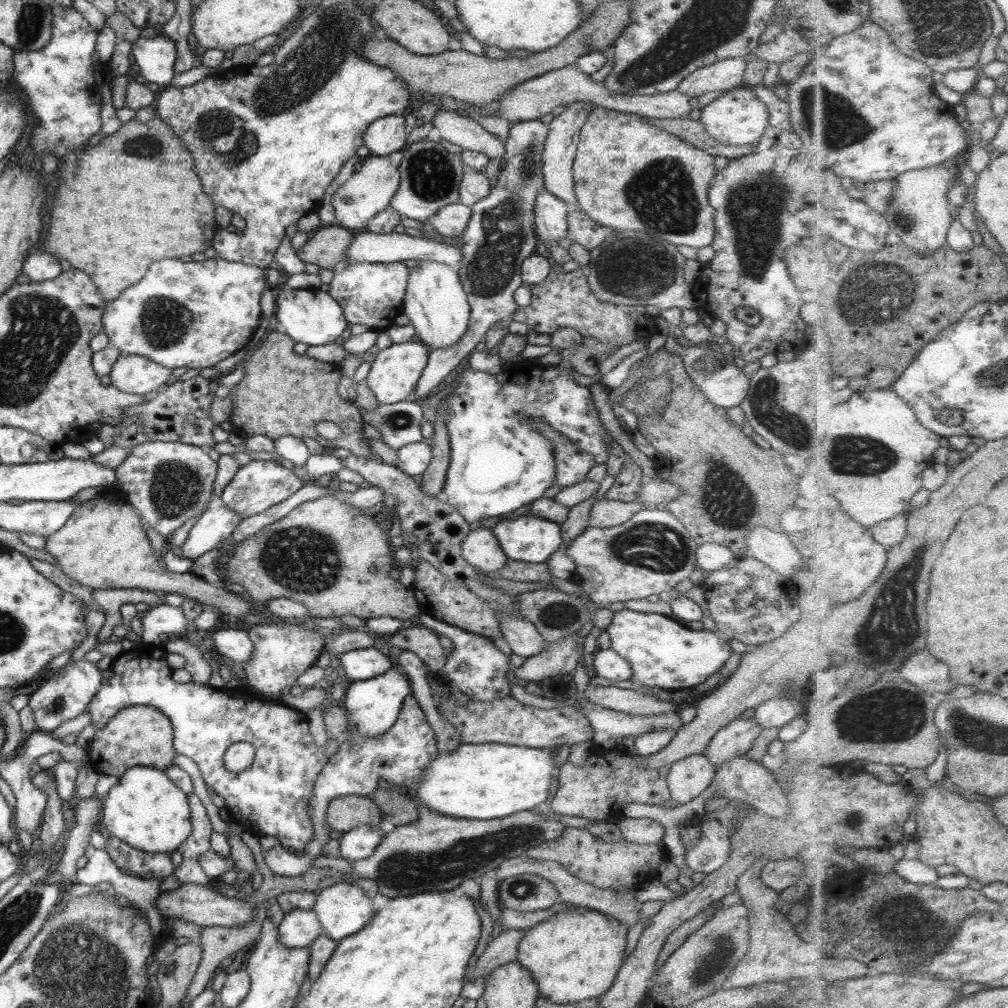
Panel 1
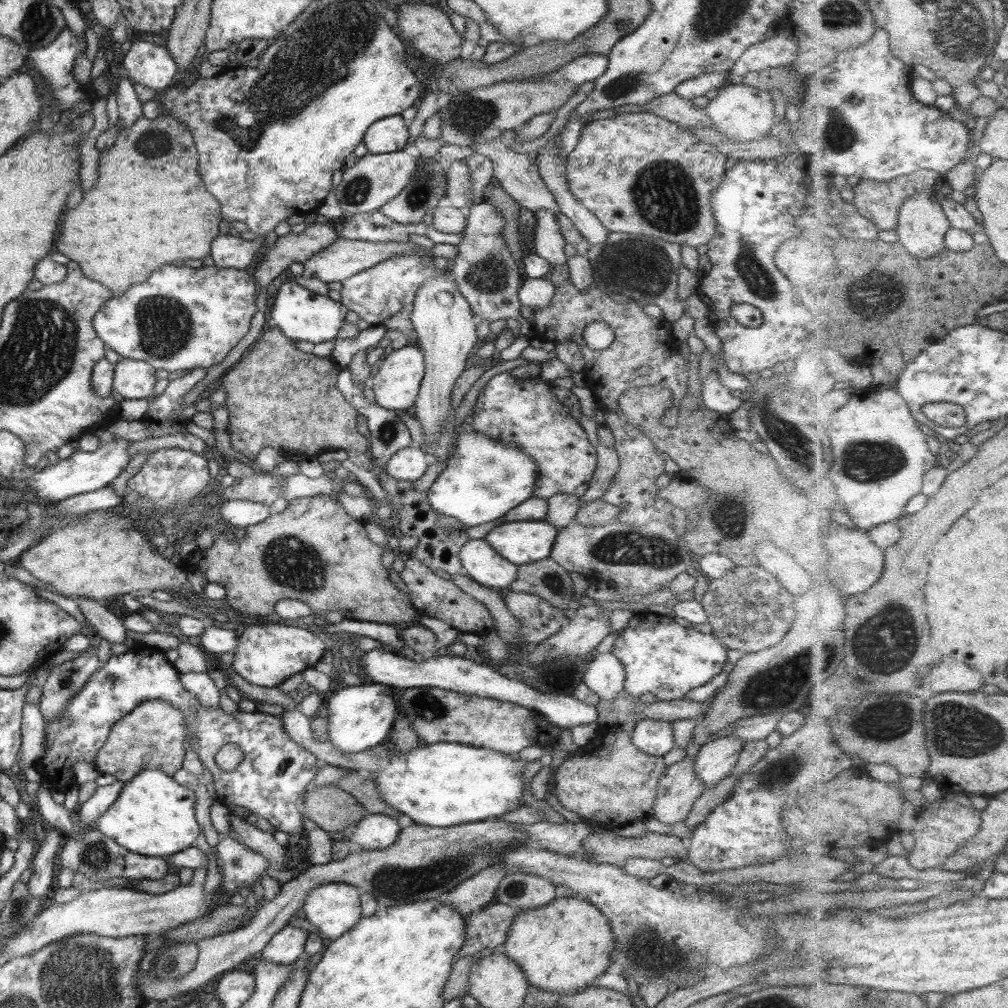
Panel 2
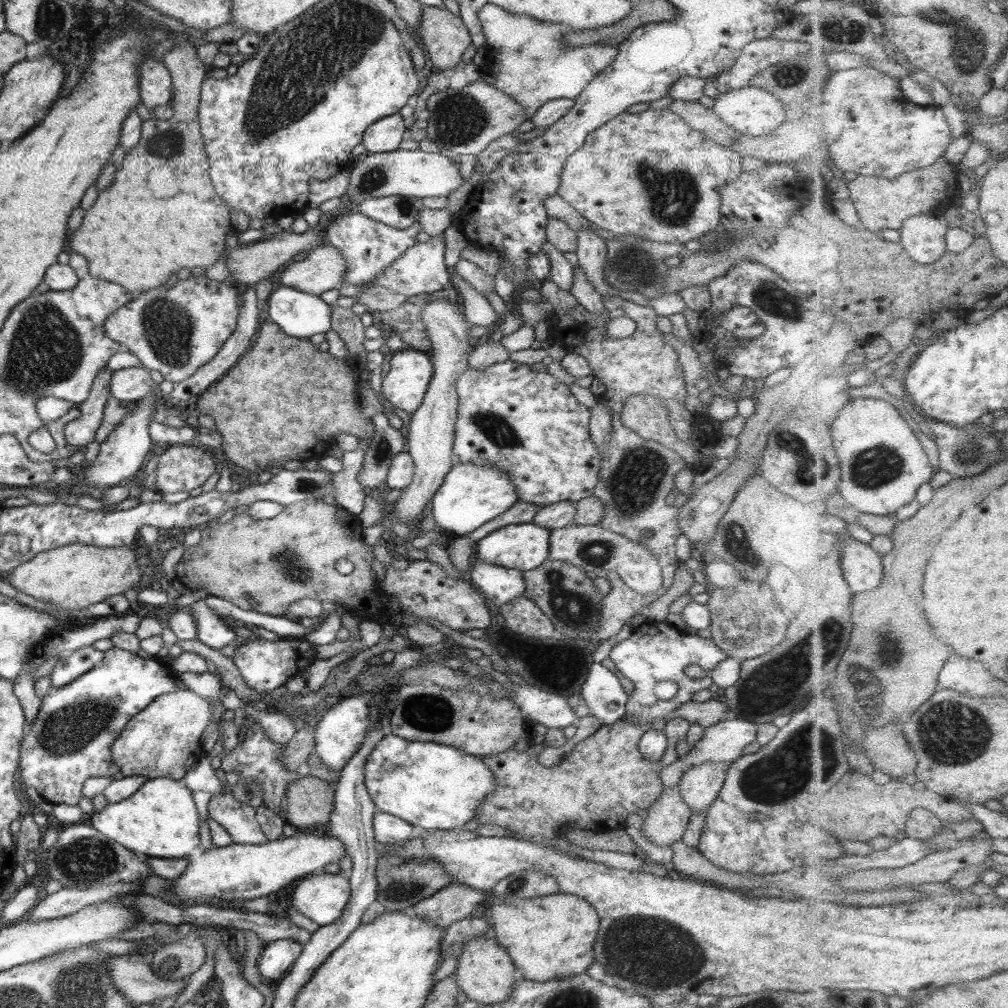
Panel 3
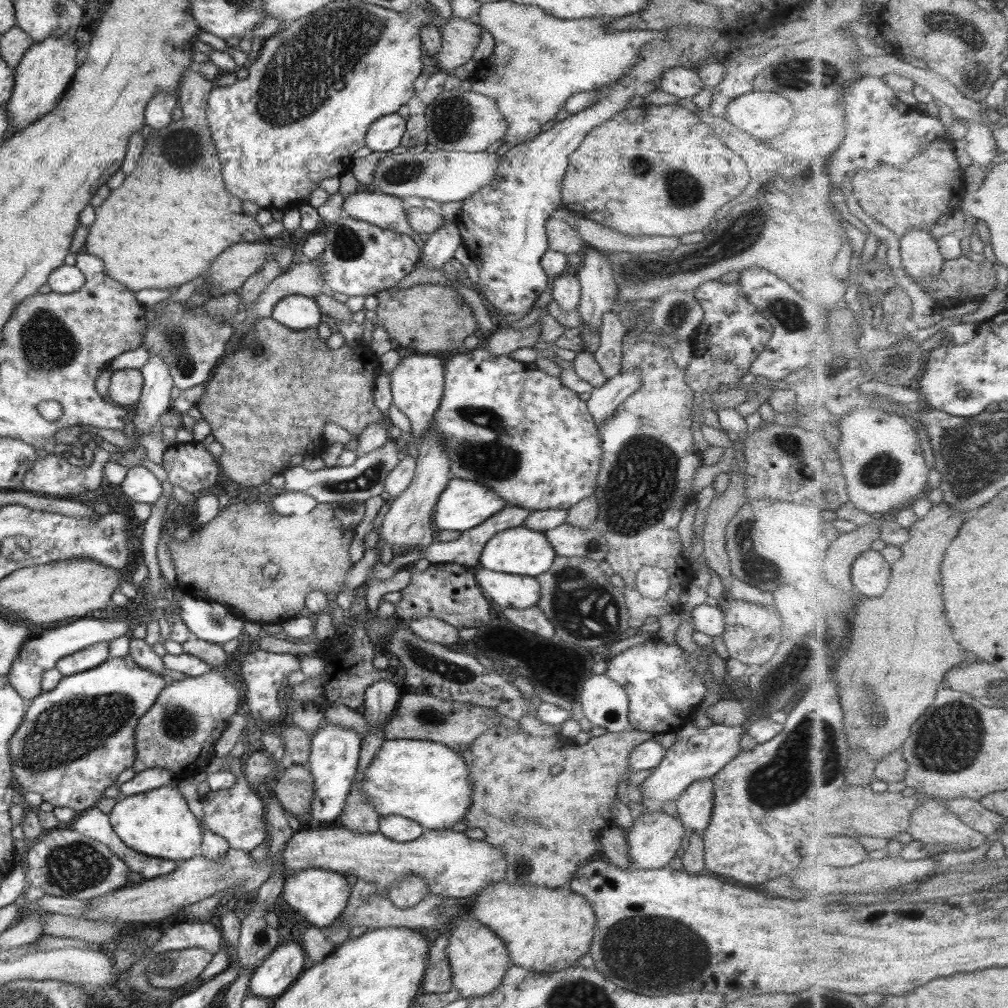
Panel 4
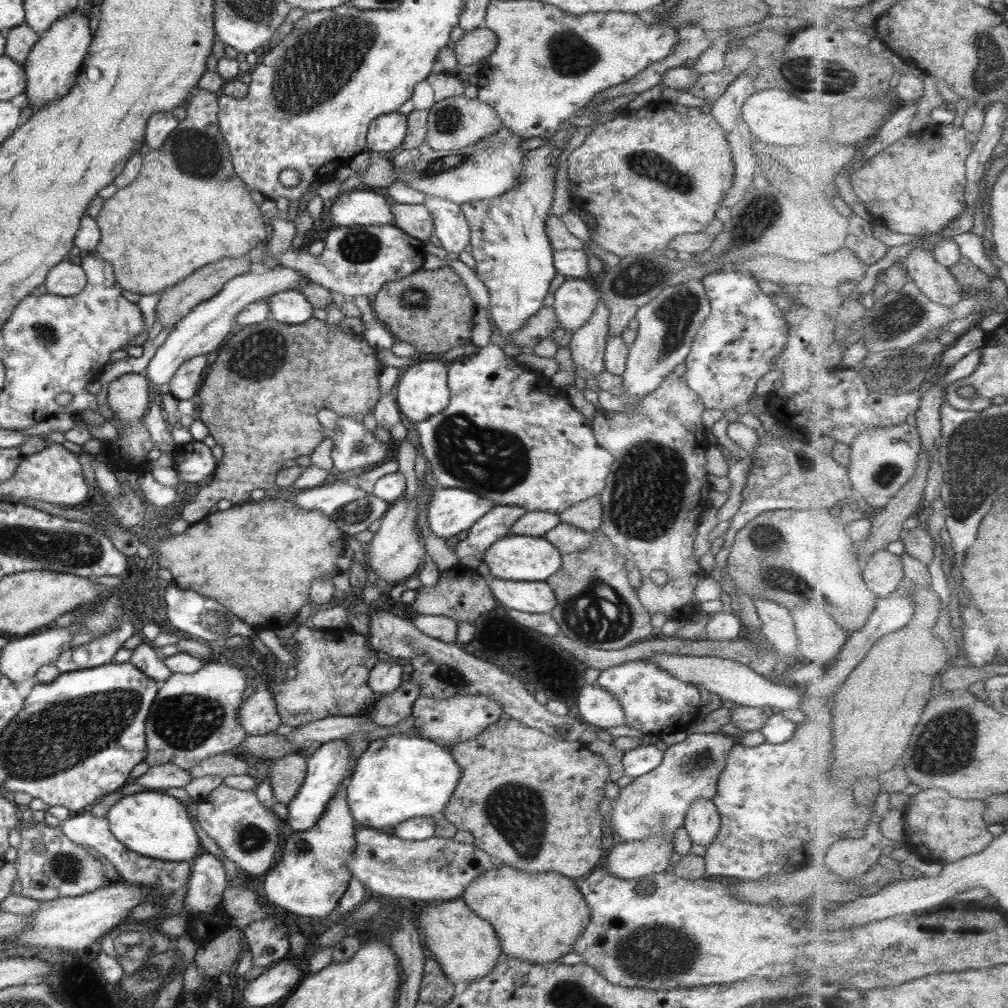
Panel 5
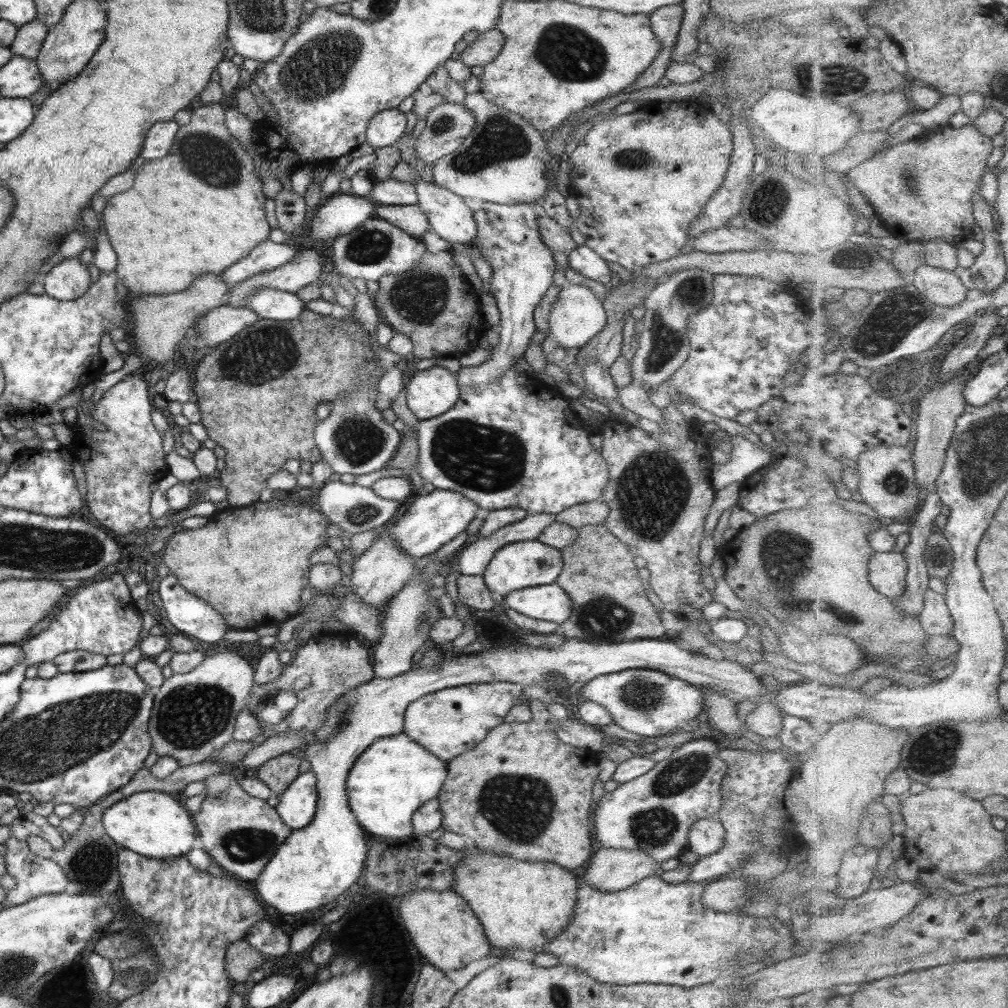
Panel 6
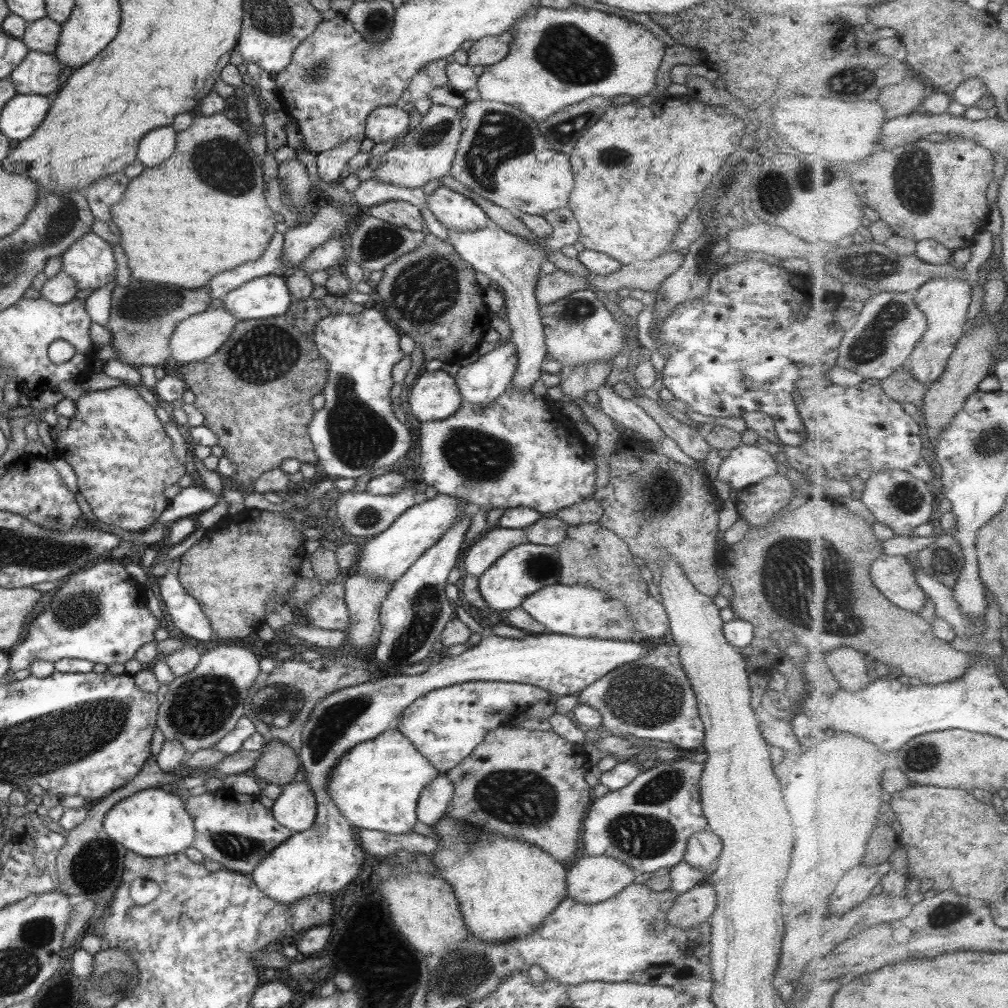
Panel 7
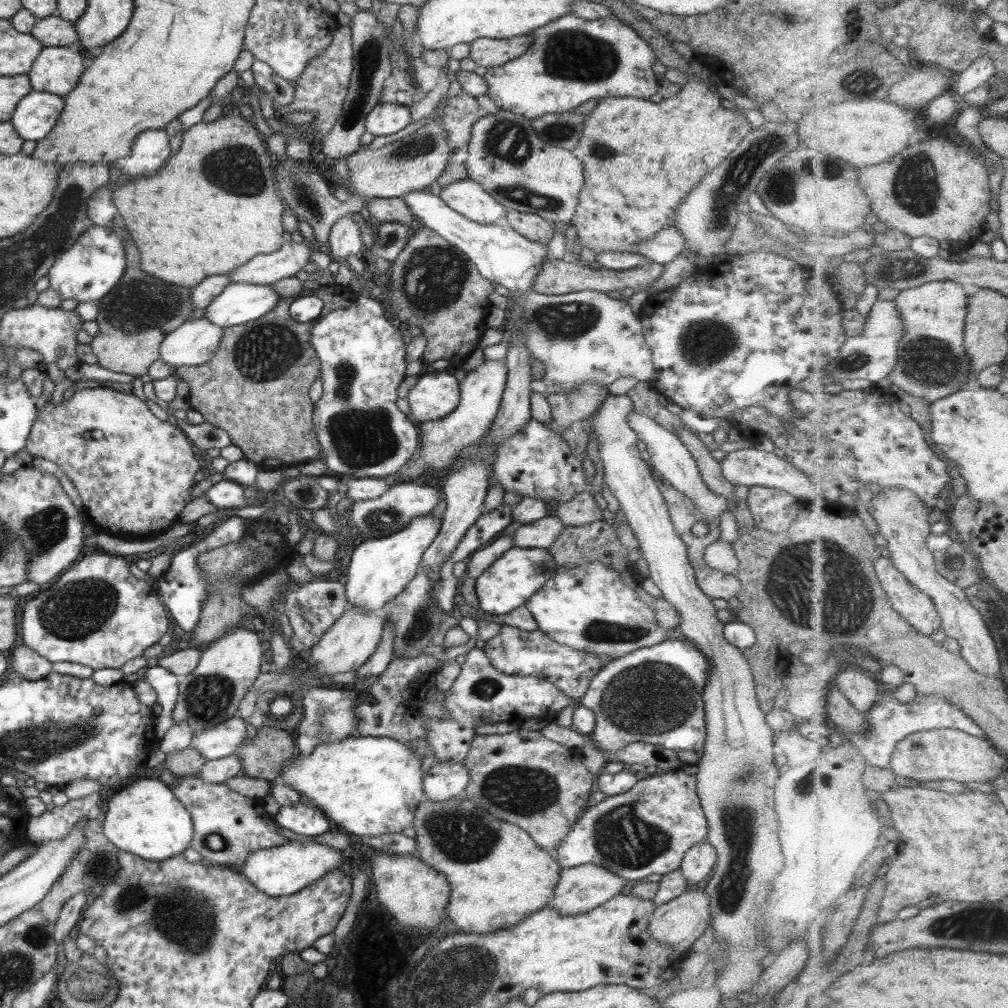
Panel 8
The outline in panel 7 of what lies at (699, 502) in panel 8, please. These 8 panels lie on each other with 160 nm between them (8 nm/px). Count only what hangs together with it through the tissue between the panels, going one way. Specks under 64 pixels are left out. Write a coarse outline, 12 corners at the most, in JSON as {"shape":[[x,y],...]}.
{"shape":[[604,382],[595,390],[598,409],[625,429],[659,444],[663,434],[633,399]]}

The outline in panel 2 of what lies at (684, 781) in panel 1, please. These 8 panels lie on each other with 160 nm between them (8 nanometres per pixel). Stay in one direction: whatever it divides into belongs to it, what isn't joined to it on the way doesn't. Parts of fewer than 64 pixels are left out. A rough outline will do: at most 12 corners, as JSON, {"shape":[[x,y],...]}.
{"shape":[[699,744],[665,767],[649,813],[667,826],[683,820],[704,791],[696,779]]}

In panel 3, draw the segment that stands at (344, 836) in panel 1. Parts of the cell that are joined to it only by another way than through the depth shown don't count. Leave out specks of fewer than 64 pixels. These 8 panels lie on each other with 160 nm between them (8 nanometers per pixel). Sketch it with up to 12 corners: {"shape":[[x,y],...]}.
{"shape":[[374,812],[378,846],[406,841],[410,824],[386,812]]}

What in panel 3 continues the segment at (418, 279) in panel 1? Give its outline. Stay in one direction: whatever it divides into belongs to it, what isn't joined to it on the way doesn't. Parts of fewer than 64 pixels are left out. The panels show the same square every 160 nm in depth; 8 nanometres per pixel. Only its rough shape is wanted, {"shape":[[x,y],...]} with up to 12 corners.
{"shape":[[430,300],[420,319],[432,371],[404,427],[414,469],[393,520],[414,529],[451,470],[456,380],[470,324]]}

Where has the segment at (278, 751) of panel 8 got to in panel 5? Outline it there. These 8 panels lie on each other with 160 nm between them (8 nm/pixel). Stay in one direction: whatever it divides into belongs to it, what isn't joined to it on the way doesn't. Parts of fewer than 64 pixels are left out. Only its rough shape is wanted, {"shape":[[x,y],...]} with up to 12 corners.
{"shape":[[302,752],[271,759],[274,799],[293,800],[306,775]]}

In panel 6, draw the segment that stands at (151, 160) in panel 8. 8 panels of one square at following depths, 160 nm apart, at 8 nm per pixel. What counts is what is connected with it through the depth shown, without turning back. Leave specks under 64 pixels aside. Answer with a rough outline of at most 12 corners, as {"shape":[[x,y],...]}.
{"shape":[[154,122],[141,144],[144,160],[161,159],[178,124]]}

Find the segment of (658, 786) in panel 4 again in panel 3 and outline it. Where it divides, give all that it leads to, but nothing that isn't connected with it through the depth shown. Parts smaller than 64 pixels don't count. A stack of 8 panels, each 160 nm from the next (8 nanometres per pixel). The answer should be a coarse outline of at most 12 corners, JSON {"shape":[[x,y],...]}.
{"shape":[[723,720],[704,733],[685,757],[684,769],[703,761],[727,762],[756,740],[758,725]]}

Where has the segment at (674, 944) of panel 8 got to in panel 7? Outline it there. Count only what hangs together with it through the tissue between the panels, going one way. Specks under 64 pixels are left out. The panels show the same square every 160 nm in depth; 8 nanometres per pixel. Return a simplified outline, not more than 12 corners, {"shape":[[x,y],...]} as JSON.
{"shape":[[706,880],[675,897],[665,922],[699,928],[711,917],[715,890]]}

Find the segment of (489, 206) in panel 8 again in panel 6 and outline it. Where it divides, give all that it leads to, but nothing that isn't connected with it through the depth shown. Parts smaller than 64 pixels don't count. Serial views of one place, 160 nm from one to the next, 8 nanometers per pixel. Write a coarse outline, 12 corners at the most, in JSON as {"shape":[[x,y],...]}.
{"shape":[[421,179],[416,206],[431,231],[465,245],[476,233],[460,196]]}

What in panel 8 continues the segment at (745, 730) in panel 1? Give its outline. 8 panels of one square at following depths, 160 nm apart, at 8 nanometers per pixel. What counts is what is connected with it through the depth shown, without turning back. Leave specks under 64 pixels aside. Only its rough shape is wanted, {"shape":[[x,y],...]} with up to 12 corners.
{"shape":[[706,840],[688,848],[678,866],[689,883],[709,878],[716,852]]}

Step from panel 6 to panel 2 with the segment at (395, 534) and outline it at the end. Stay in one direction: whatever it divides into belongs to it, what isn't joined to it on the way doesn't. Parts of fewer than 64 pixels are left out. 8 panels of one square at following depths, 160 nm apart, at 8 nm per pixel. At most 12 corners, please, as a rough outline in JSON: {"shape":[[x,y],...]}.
{"shape":[[475,434],[427,490],[465,528],[532,498],[533,460]]}

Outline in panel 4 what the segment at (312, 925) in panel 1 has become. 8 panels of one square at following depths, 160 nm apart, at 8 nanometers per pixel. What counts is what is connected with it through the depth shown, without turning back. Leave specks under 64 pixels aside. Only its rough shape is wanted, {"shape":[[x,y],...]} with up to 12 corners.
{"shape":[[297,943],[276,946],[248,994],[283,994],[306,968]]}

